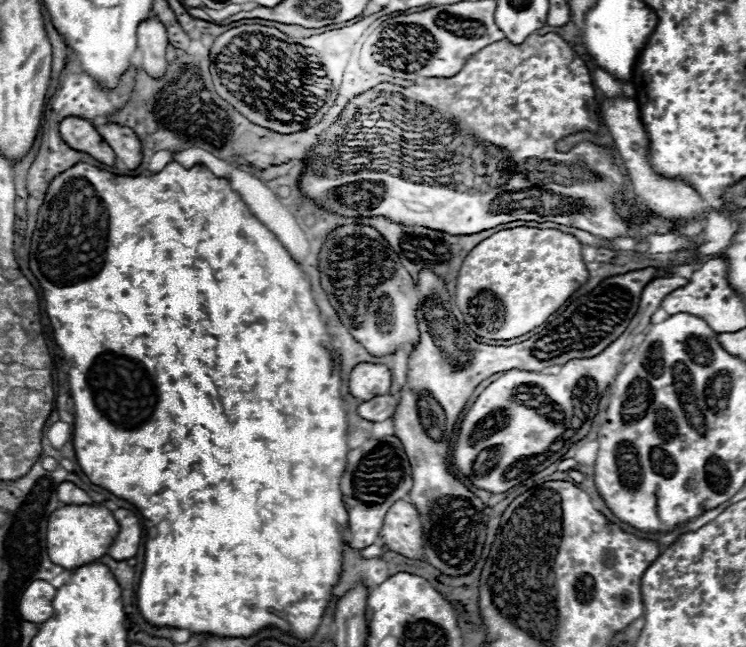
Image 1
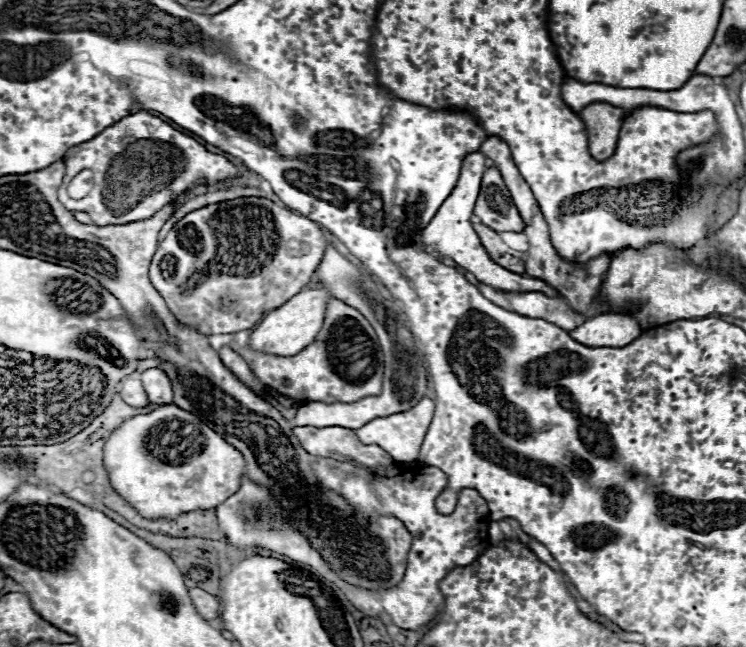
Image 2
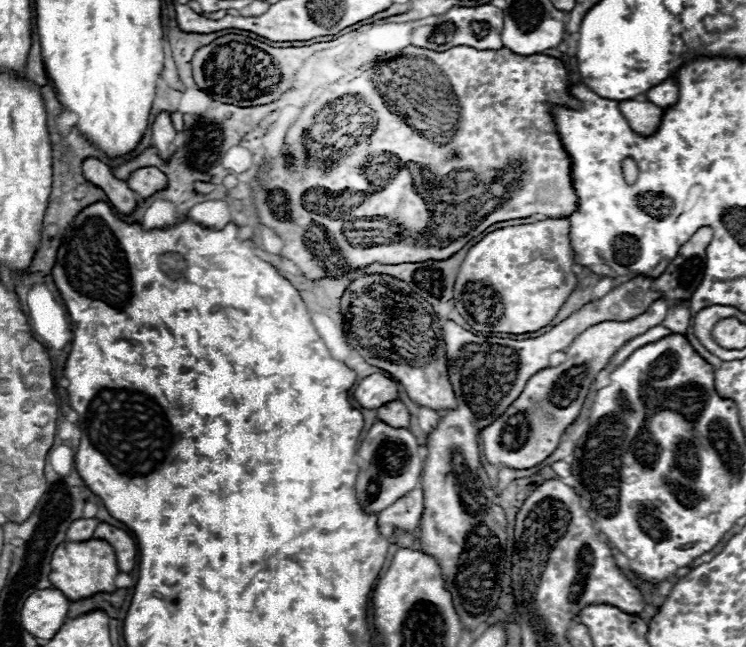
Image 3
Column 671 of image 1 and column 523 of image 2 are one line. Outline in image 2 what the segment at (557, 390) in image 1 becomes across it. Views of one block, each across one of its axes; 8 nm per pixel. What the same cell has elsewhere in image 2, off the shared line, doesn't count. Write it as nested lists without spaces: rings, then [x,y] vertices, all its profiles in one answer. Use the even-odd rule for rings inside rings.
[[[474,152],[474,154],[464,158],[462,172],[460,172],[456,188],[450,192],[450,196],[438,208],[438,212],[430,220],[430,224],[422,230],[422,244],[424,246],[434,246],[436,252],[442,258],[452,258],[458,266],[472,272],[478,282],[482,282],[486,286],[492,286],[498,292],[542,292],[546,296],[558,296],[558,292],[554,292],[554,288],[550,288],[546,282],[542,282],[538,278],[528,278],[528,276],[522,276],[522,274],[514,274],[514,272],[502,268],[500,264],[494,264],[494,260],[488,256],[486,248],[482,246],[478,234],[474,232],[470,216],[472,216],[474,202],[476,202],[476,196],[478,196],[478,190],[480,190],[482,174],[486,170],[484,160],[486,160],[486,156],[482,156],[480,152]]]

